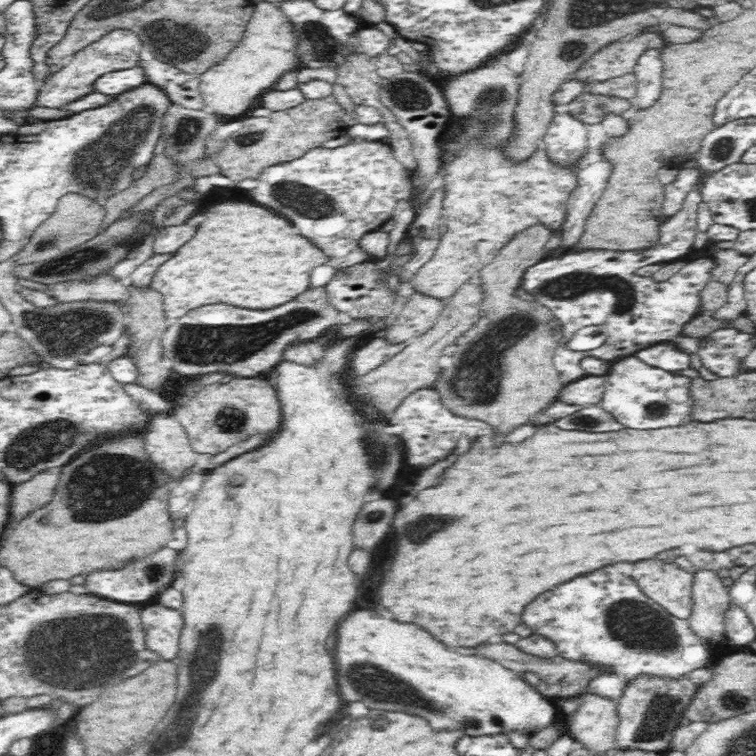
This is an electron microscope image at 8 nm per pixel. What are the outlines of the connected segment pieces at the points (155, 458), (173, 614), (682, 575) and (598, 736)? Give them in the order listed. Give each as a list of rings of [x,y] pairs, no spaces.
[[[161,410],[150,413],[148,416],[146,428],[143,430],[143,439],[146,452],[149,454],[151,461],[164,470],[180,468],[180,470],[191,469],[197,459],[197,452],[192,448],[188,432],[184,425],[180,424],[176,415],[169,411],[168,413]]]
[[[148,606],[142,610],[142,622],[146,629],[146,644],[157,652],[162,660],[174,660],[180,652],[180,639],[184,628],[181,610],[167,606]]]
[[[644,560],[632,564],[632,578],[642,592],[676,618],[690,616],[693,574],[674,562]]]
[[[586,690],[577,695],[579,706],[569,714],[565,732],[576,739],[580,746],[593,748],[598,753],[616,749],[619,701]]]

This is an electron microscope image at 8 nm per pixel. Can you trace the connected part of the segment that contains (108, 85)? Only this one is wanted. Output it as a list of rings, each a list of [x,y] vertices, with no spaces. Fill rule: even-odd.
[[[140,67],[127,68],[96,78],[90,86],[90,92],[110,98],[144,83],[146,83],[146,79]]]

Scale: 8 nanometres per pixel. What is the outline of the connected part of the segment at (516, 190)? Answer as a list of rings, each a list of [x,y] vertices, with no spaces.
[[[504,56],[492,60],[486,68],[478,72],[466,73],[450,79],[442,84],[442,91],[448,101],[453,122],[459,124],[459,133],[453,141],[446,141],[446,200],[443,200],[443,235],[440,244],[424,266],[414,274],[413,287],[421,294],[448,300],[460,288],[461,284],[471,277],[479,276],[483,268],[495,259],[498,251],[512,240],[512,236],[532,224],[548,224],[550,230],[560,231],[561,224],[566,216],[567,200],[570,192],[576,188],[577,178],[572,171],[554,167],[542,150],[538,150],[526,164],[510,164],[502,158],[502,154],[494,146],[506,142],[506,136],[512,132],[512,114],[518,102],[519,77],[514,71],[504,66]]]

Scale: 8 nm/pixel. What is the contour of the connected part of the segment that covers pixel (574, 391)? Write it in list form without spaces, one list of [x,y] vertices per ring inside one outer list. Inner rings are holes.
[[[586,376],[580,378],[572,384],[566,384],[560,392],[560,400],[564,404],[580,404],[580,406],[588,406],[588,404],[598,404],[602,400],[604,394],[604,376]]]

